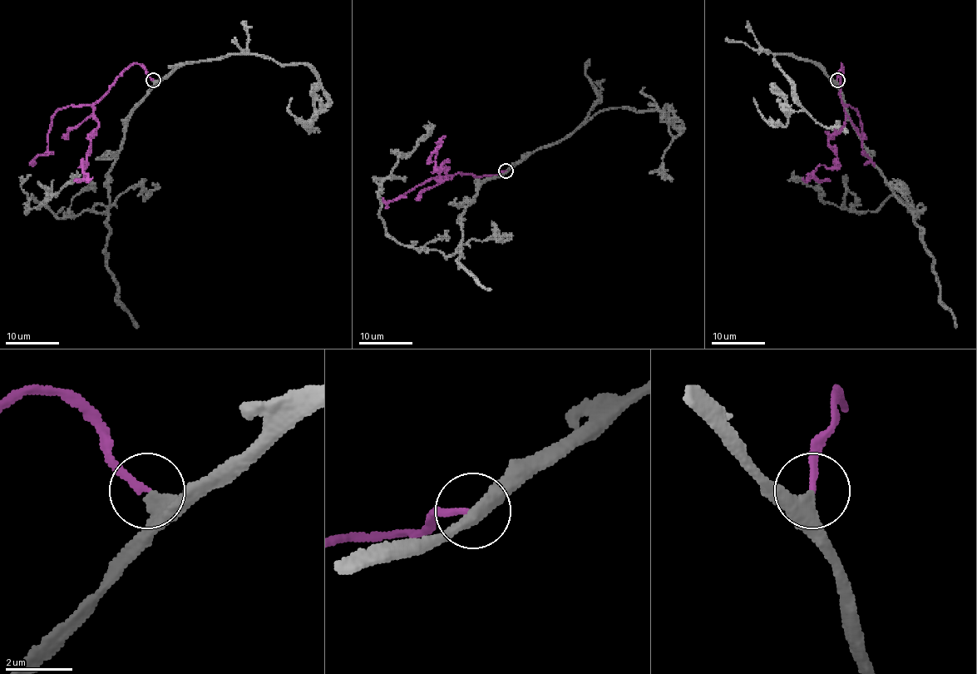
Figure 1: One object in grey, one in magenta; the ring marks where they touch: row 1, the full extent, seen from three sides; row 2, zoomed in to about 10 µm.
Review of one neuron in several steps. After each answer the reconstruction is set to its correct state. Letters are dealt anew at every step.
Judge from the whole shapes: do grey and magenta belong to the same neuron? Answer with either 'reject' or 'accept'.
accept

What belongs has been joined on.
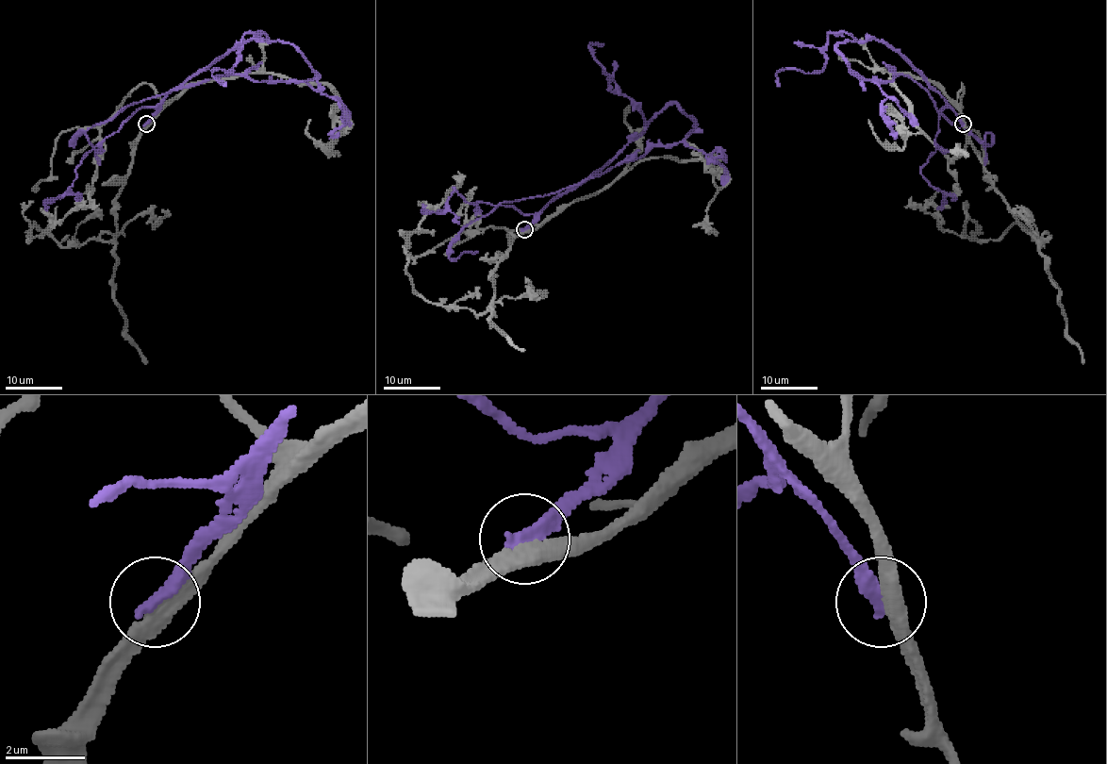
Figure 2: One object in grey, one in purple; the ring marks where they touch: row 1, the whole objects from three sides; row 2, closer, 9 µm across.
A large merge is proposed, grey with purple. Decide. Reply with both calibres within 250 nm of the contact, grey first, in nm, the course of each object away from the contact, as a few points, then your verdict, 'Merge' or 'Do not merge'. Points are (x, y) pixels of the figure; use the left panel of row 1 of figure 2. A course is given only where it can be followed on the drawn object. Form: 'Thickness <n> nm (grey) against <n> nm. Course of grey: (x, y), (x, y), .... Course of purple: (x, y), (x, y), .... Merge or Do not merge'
Thickness 400 nm (grey) against 420 nm. Course of grey: (146, 124), (116, 199), (116, 235), (111, 240), (60, 246), (34, 224), (28, 240), (80, 207). Course of purple: (146, 124), (255, 38), (290, 43), (316, 72), (216, 76), (122, 107), (73, 141), (85, 135), (100, 165). Do not merge

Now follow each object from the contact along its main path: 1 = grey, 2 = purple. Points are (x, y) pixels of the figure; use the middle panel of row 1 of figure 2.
1: (523, 229), (493, 271), (493, 300), (484, 312), (428, 303), (406, 271), (406, 238), (456, 184), (458, 171)
2: (523, 229), (668, 107), (694, 123), (681, 141), (591, 178), (499, 203), (464, 228), (449, 257), (478, 251)

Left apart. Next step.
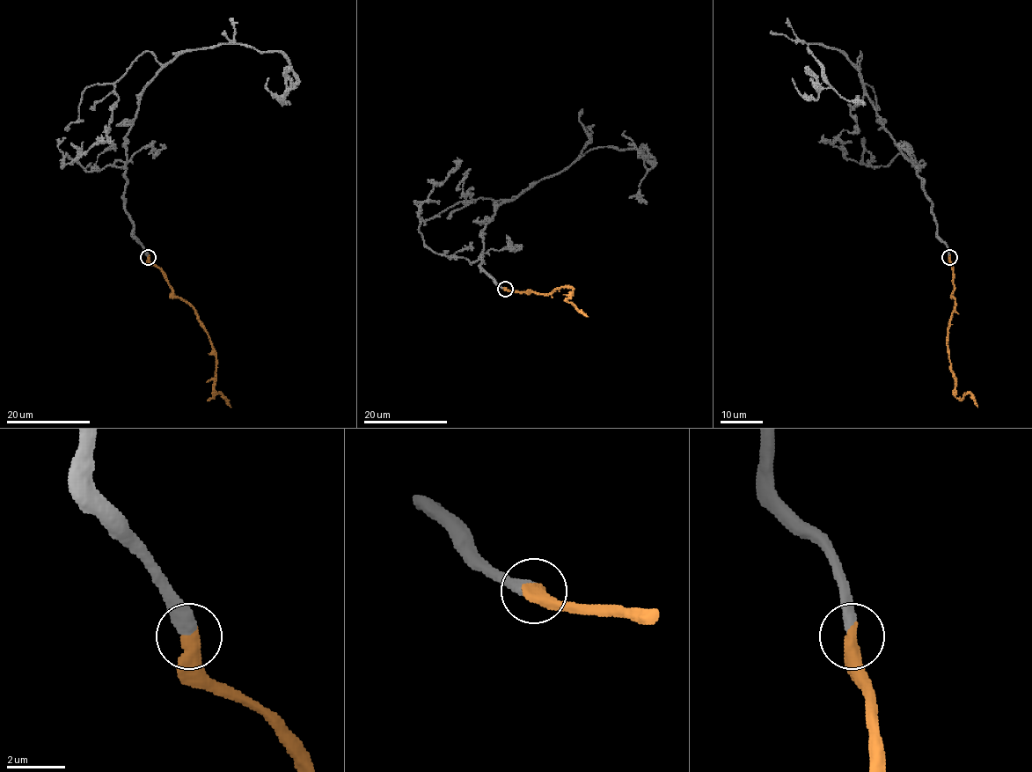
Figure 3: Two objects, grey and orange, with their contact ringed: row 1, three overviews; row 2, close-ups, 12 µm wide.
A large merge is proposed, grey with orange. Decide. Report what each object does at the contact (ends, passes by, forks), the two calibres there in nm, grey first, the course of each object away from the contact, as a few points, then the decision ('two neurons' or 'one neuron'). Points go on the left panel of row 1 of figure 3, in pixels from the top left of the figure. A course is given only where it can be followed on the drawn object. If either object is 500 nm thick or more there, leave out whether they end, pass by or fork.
480/550 nm | grey via (149, 257), (124, 192), (144, 87), (179, 55), (221, 44), (279, 51), (295, 83), (279, 99), (269, 77) | orange via (149, 257), (164, 275), (172, 291), (193, 307), (211, 345), (215, 379), (210, 399), (220, 393), (231, 407) | one neuron

